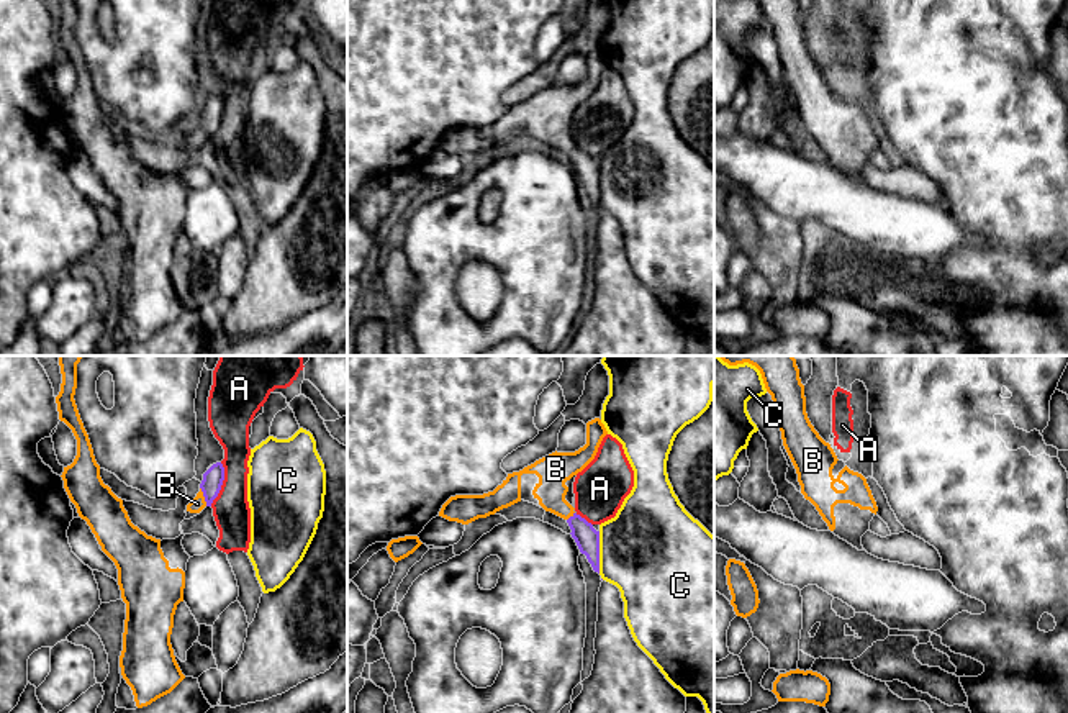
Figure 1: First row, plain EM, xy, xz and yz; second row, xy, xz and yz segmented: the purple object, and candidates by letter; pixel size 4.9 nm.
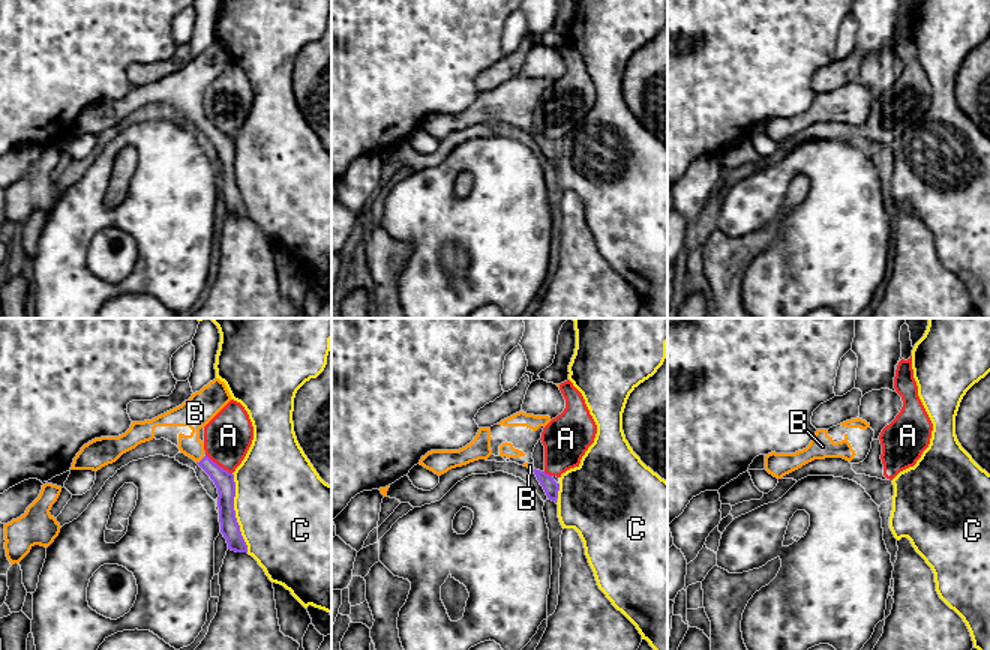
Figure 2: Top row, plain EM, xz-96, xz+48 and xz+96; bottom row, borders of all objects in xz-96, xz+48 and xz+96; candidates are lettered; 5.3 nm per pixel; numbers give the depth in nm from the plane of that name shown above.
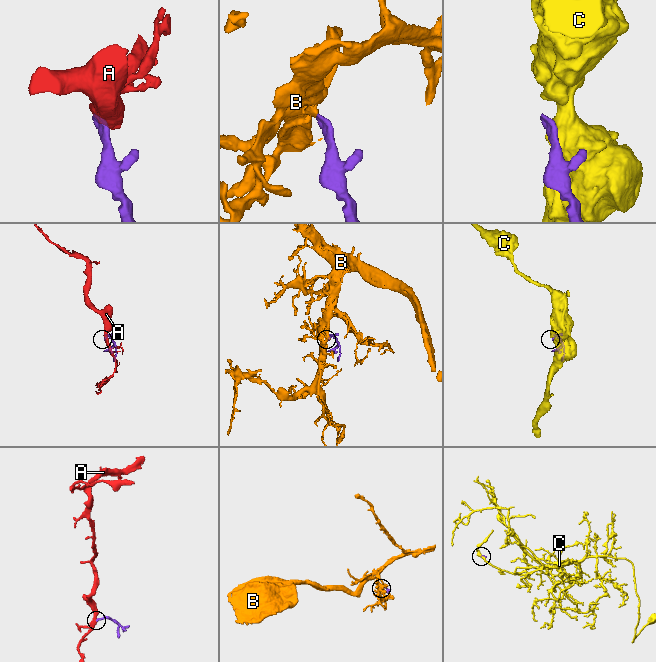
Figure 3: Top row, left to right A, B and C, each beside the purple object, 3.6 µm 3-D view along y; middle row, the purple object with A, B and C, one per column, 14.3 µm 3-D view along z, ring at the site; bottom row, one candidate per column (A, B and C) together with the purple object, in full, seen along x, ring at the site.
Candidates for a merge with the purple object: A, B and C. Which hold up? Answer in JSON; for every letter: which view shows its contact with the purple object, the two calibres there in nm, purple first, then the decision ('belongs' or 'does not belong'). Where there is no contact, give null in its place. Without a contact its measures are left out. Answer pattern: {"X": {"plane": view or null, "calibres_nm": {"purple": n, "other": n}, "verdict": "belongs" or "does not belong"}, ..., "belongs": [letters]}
{"A": {"plane": "xy", "calibres_nm": {"purple": 100, "other": 180}, "verdict": "does not belong"}, "B": {"plane": "xy", "calibres_nm": {"purple": 100, "other": 70}, "verdict": "belongs"}, "C": {"plane": "xz", "calibres_nm": {"purple": 120, "other": 480}, "verdict": "does not belong"}, "belongs": ["B"]}

